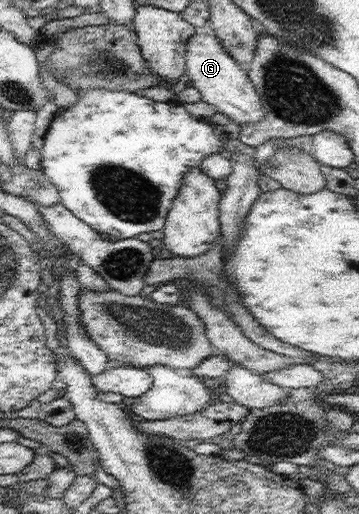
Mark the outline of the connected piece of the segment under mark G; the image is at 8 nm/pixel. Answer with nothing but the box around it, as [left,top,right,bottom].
[185,34,265,126]

